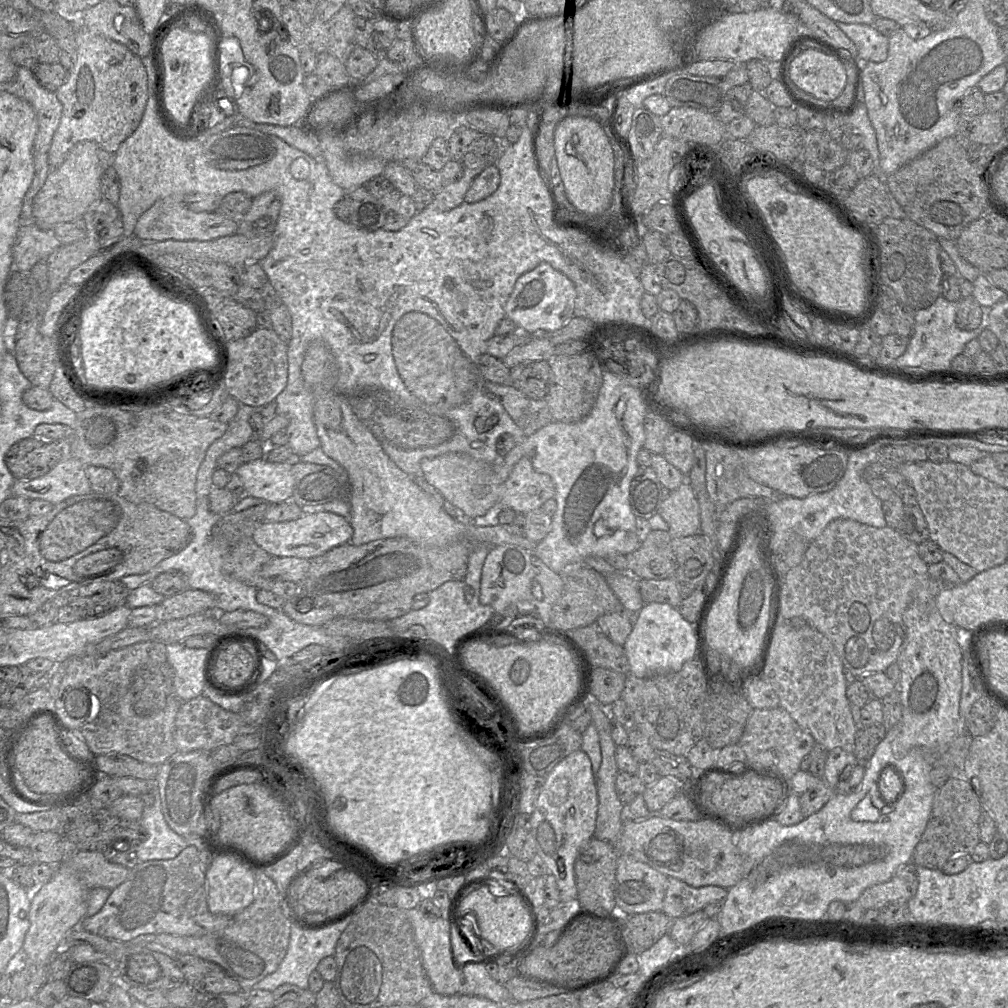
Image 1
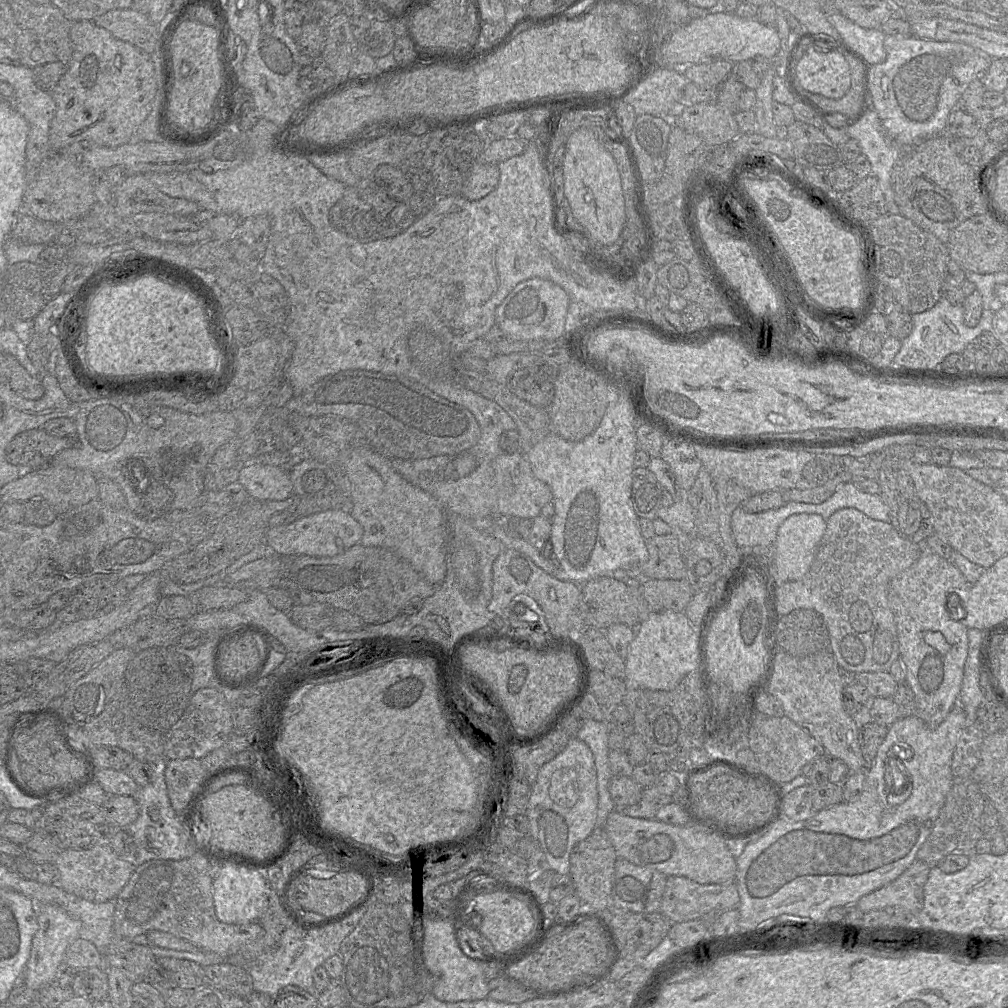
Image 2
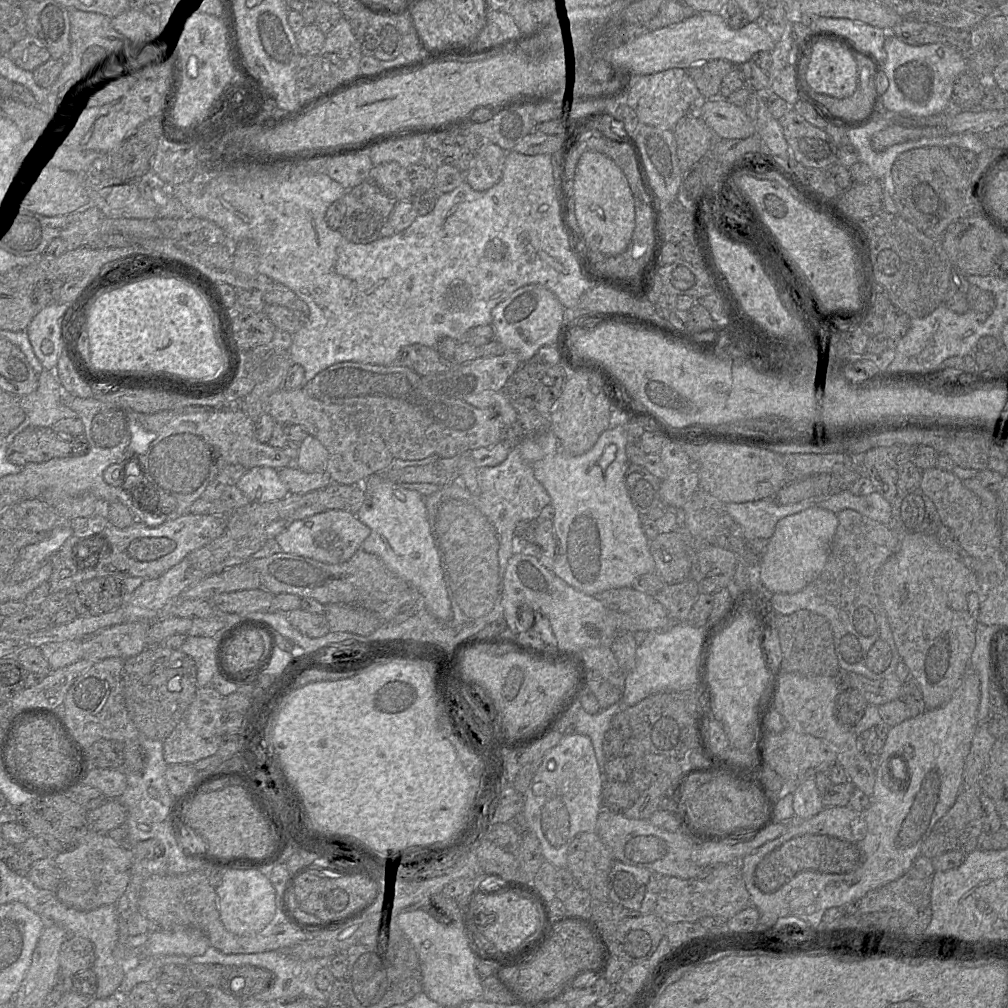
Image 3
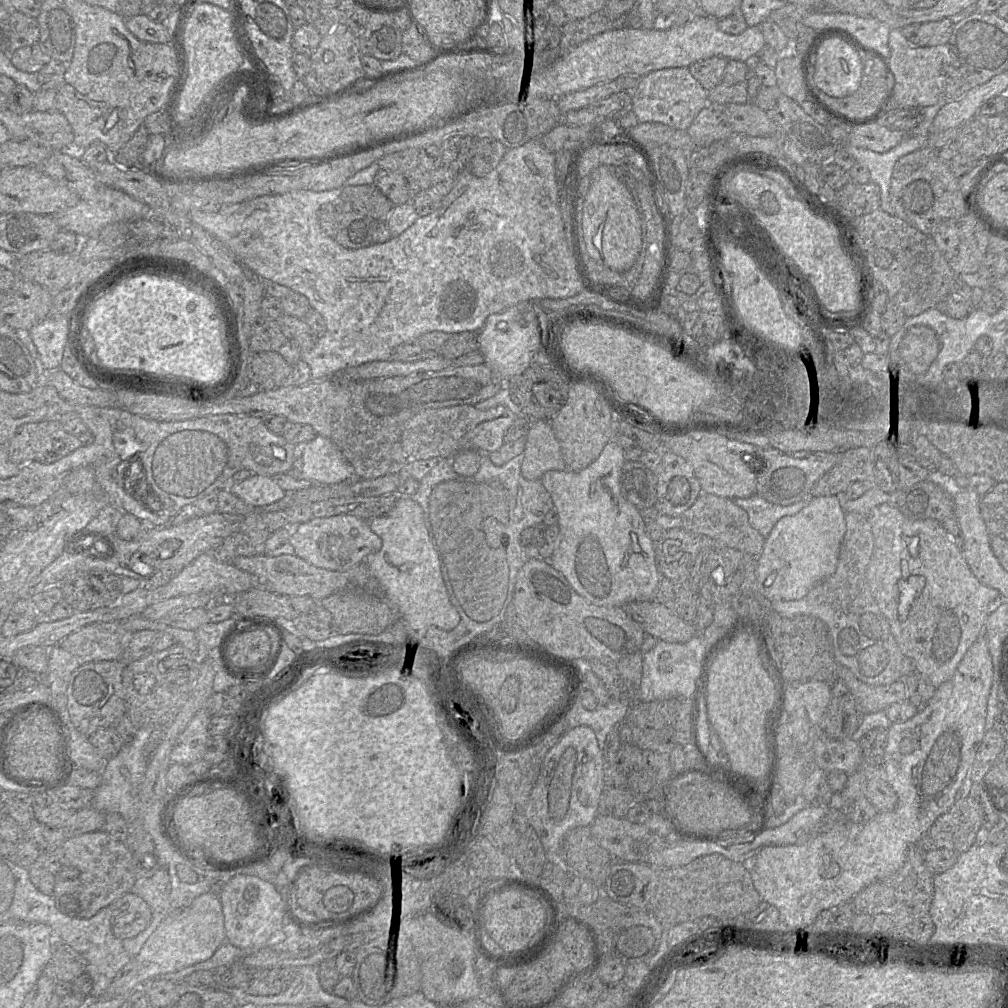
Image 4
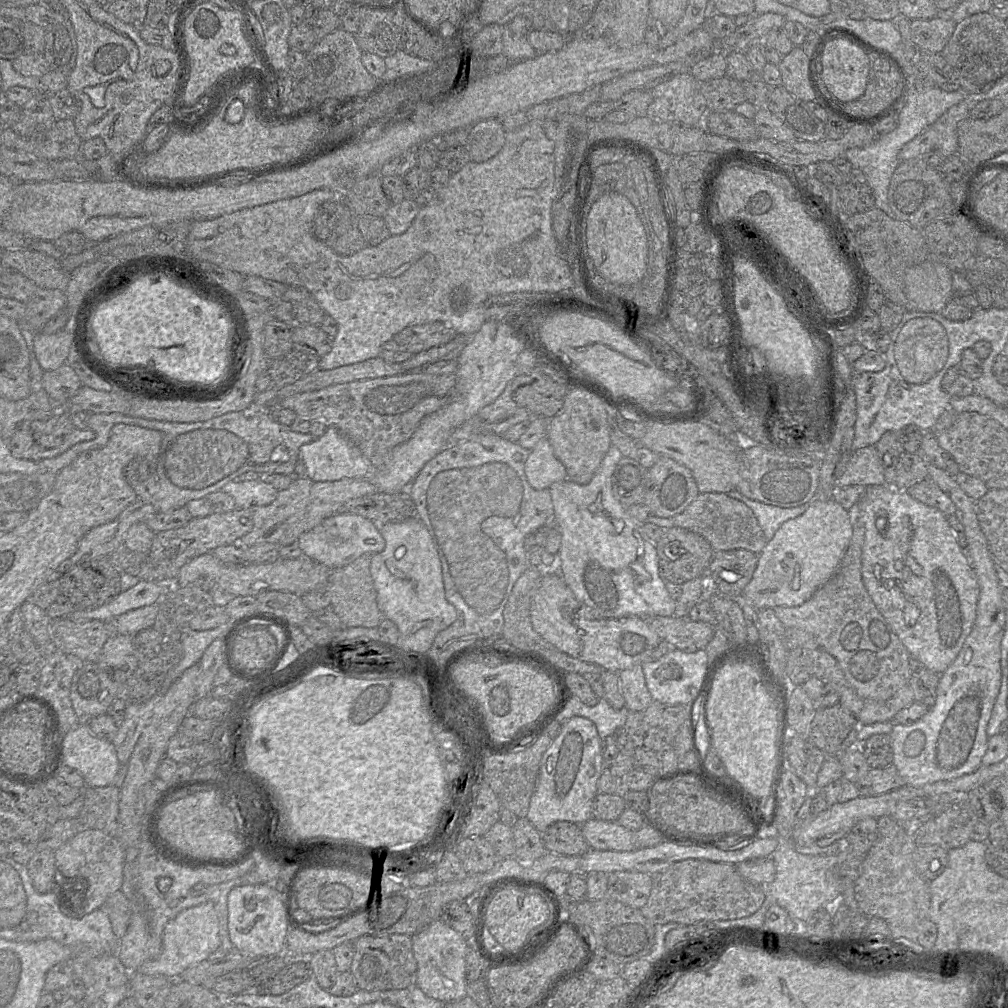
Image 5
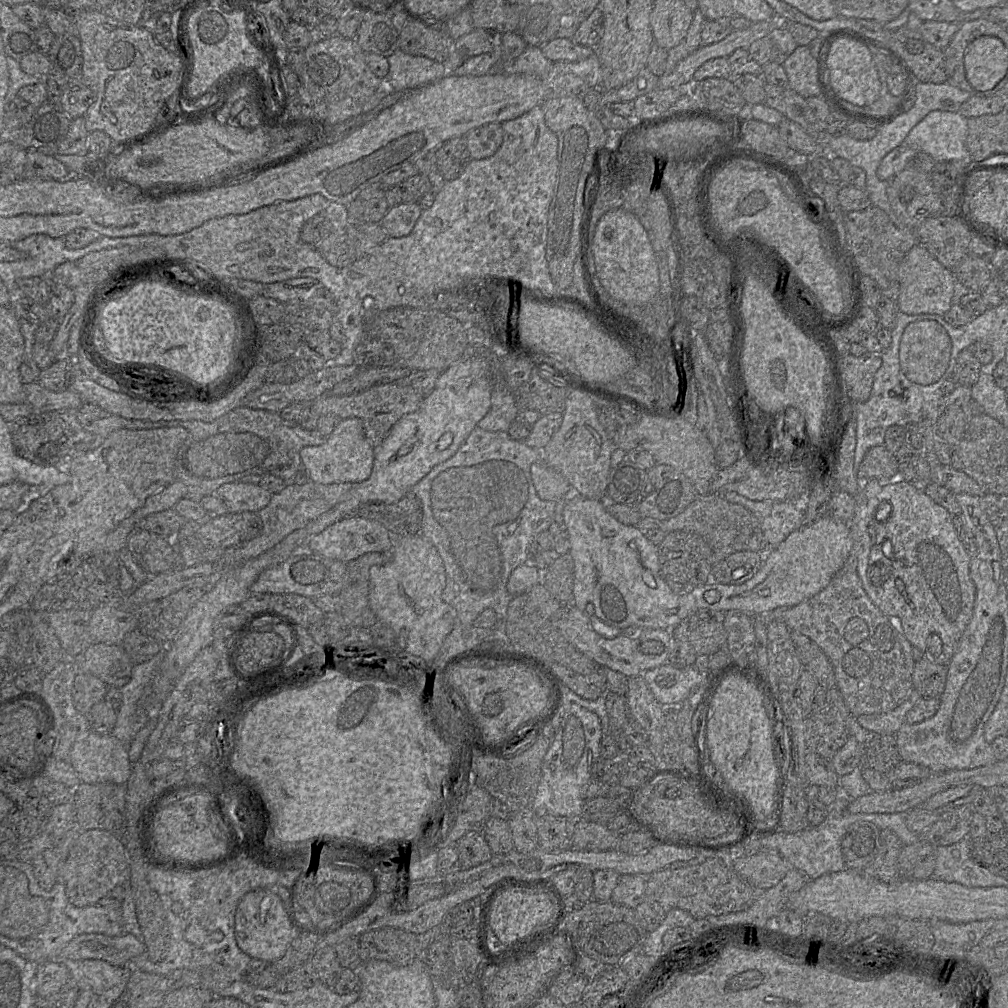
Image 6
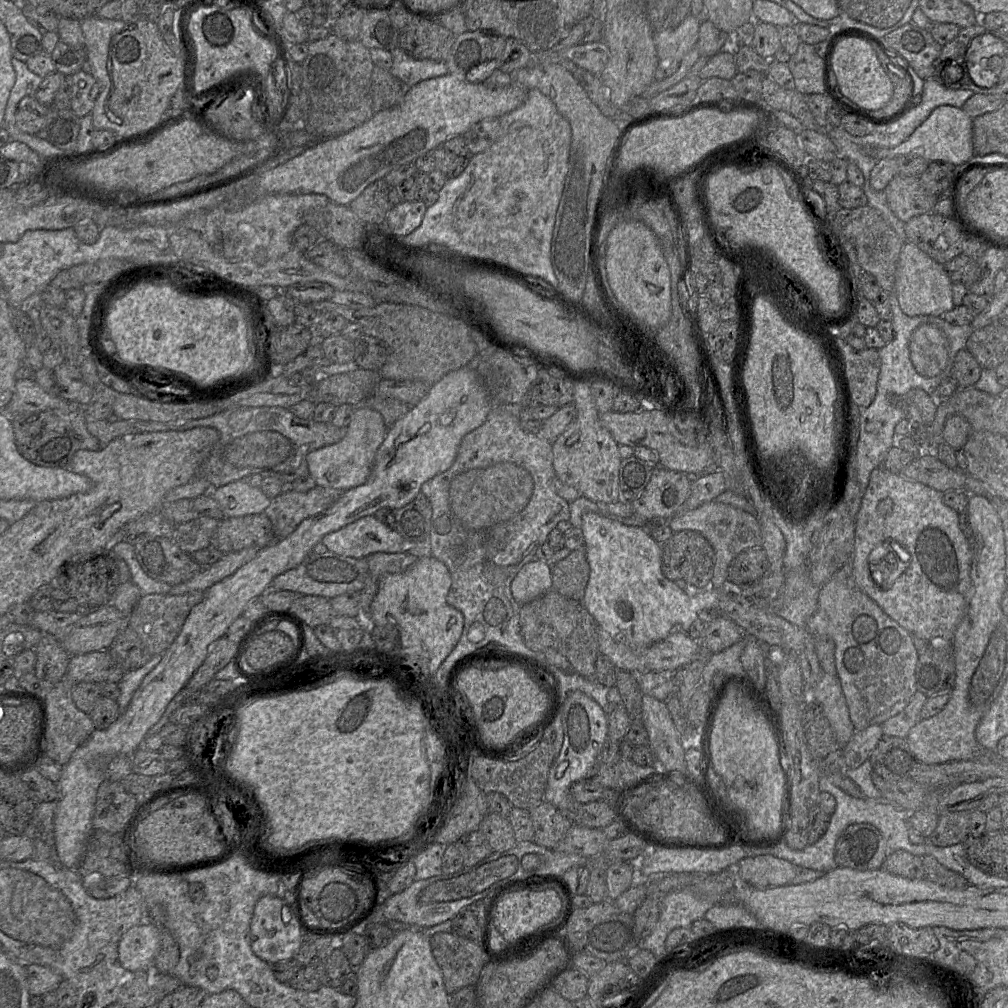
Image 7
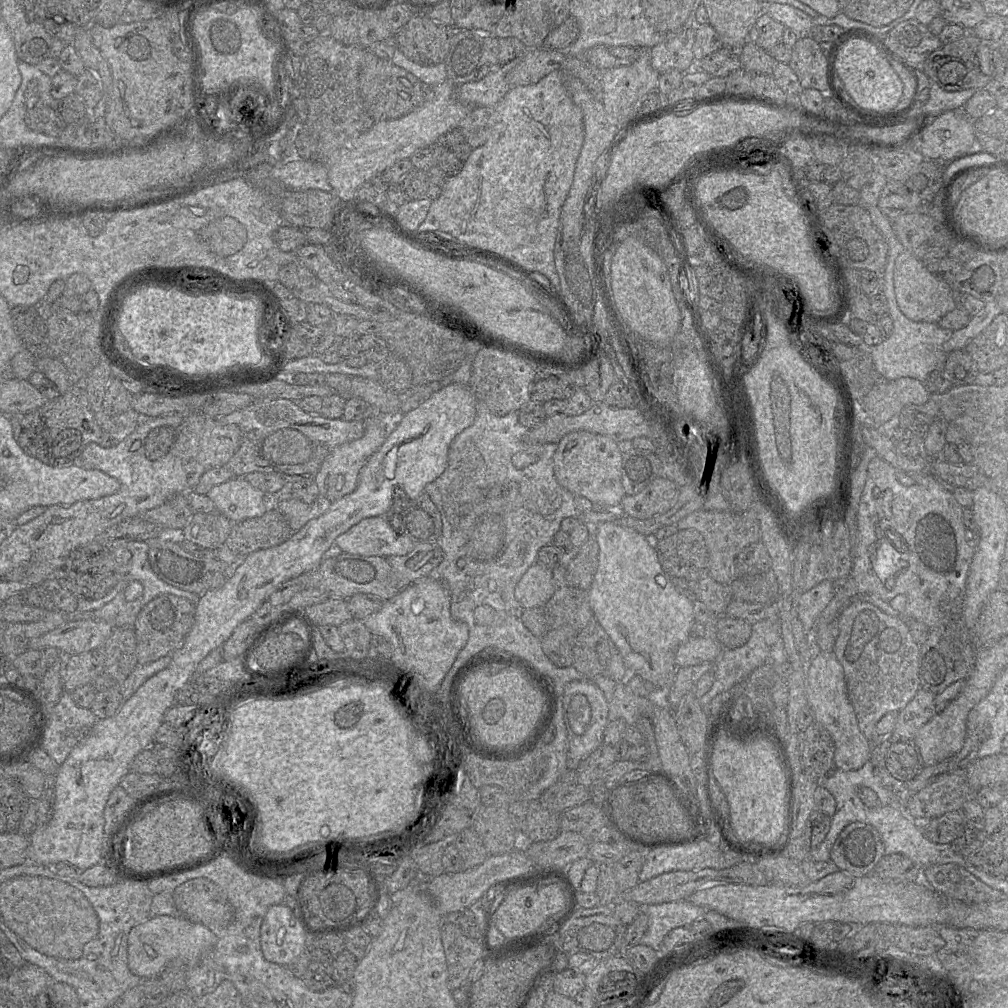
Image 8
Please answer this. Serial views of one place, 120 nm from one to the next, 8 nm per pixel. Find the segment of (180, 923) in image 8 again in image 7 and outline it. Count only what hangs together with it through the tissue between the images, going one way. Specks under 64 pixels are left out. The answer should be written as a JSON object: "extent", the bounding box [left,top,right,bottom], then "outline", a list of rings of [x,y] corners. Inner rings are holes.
{"extent":[118,922,162,972],"outline":[[[142,922],[127,930],[119,941],[118,959],[131,972],[150,971],[161,945],[162,928]]]}

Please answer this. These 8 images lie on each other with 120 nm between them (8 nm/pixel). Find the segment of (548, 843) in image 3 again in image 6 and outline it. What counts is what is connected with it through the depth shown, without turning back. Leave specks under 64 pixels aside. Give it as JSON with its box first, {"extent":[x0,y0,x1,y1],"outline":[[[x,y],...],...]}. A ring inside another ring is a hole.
{"extent":[531,704,602,820],"outline":[[[578,704],[563,706],[563,718],[542,762],[541,780],[531,813],[576,820],[582,816],[586,787],[595,776],[595,764],[600,760],[602,727],[599,717],[586,708]]]}

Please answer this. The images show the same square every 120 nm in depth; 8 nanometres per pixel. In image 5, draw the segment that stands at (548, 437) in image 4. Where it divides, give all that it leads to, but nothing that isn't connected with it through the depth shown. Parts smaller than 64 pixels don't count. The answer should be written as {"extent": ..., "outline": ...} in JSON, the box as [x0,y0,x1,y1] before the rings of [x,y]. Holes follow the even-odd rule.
{"extent":[524,437,567,490],"outline":[[[547,437],[538,441],[524,465],[526,478],[536,490],[549,489],[555,483],[567,479],[563,464],[554,455]]]}

